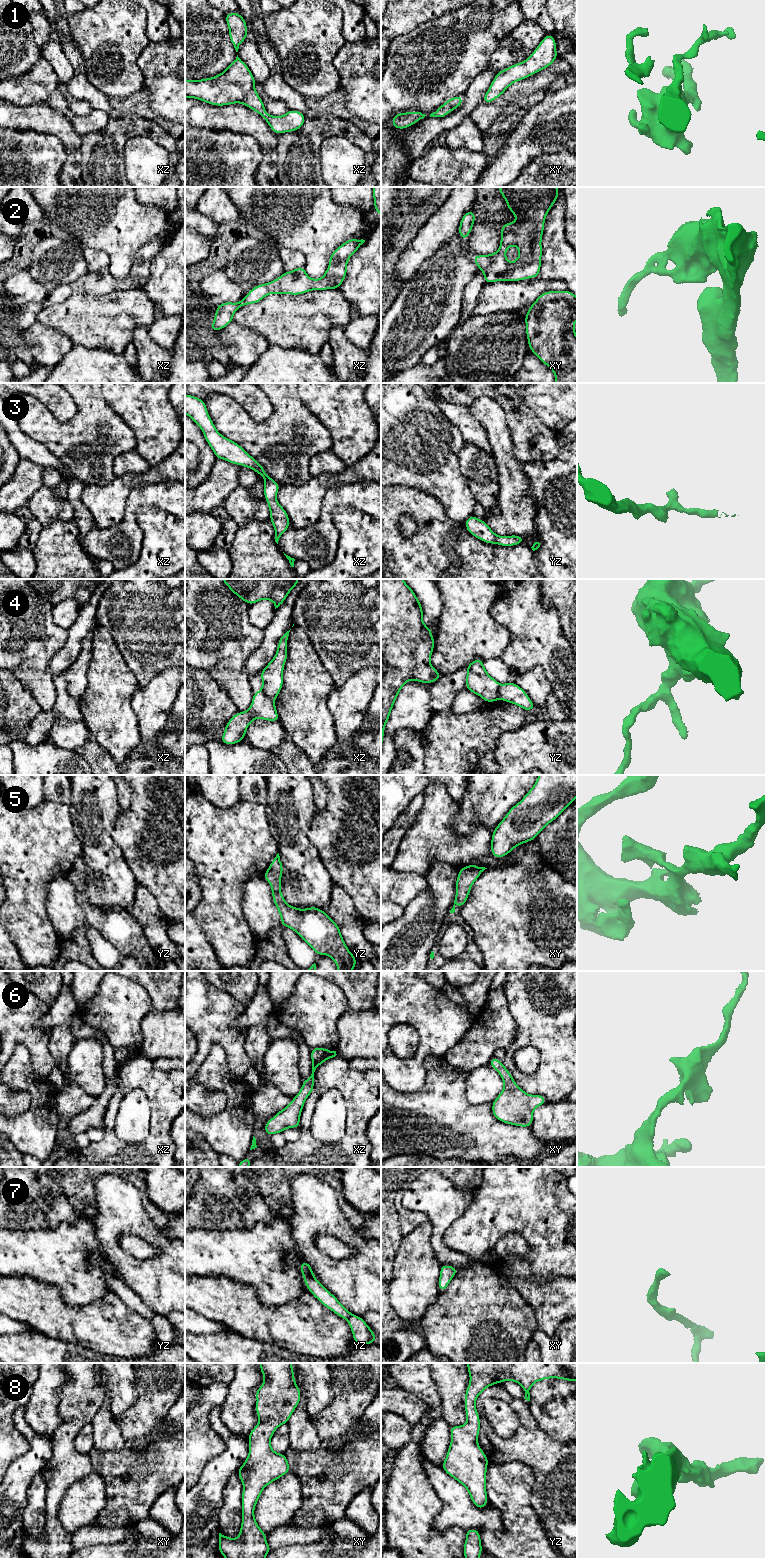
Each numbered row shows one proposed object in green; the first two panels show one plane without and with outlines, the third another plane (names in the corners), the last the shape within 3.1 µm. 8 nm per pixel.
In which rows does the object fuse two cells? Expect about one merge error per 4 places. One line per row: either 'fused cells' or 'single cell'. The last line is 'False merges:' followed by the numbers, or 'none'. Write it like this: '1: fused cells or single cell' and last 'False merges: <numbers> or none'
1: single cell
2: single cell
3: single cell
4: fused cells
5: single cell
6: single cell
7: single cell
8: single cell
False merges: 4

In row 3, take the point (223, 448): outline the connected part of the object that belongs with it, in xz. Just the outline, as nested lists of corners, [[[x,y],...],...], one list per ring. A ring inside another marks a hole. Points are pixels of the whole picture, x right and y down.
[[[185,394],[185,414],[201,428],[204,438],[213,450],[215,458],[226,460],[234,465],[241,464],[243,467],[253,469],[264,478],[264,497],[270,510],[270,521],[275,529],[275,542],[290,526],[290,520],[285,509],[276,500],[280,485],[270,478],[251,455],[249,455],[239,444],[221,435],[212,422],[205,401]]]

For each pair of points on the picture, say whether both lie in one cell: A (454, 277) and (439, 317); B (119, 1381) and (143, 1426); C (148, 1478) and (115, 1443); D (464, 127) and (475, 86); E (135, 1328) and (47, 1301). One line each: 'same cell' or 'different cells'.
A: same cell
B: different cells
C: different cells
D: different cells
E: same cell

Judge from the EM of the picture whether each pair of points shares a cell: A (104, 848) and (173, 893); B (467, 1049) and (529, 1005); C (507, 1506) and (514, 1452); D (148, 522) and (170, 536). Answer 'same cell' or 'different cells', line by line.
A: different cells
B: different cells
C: different cells
D: same cell

